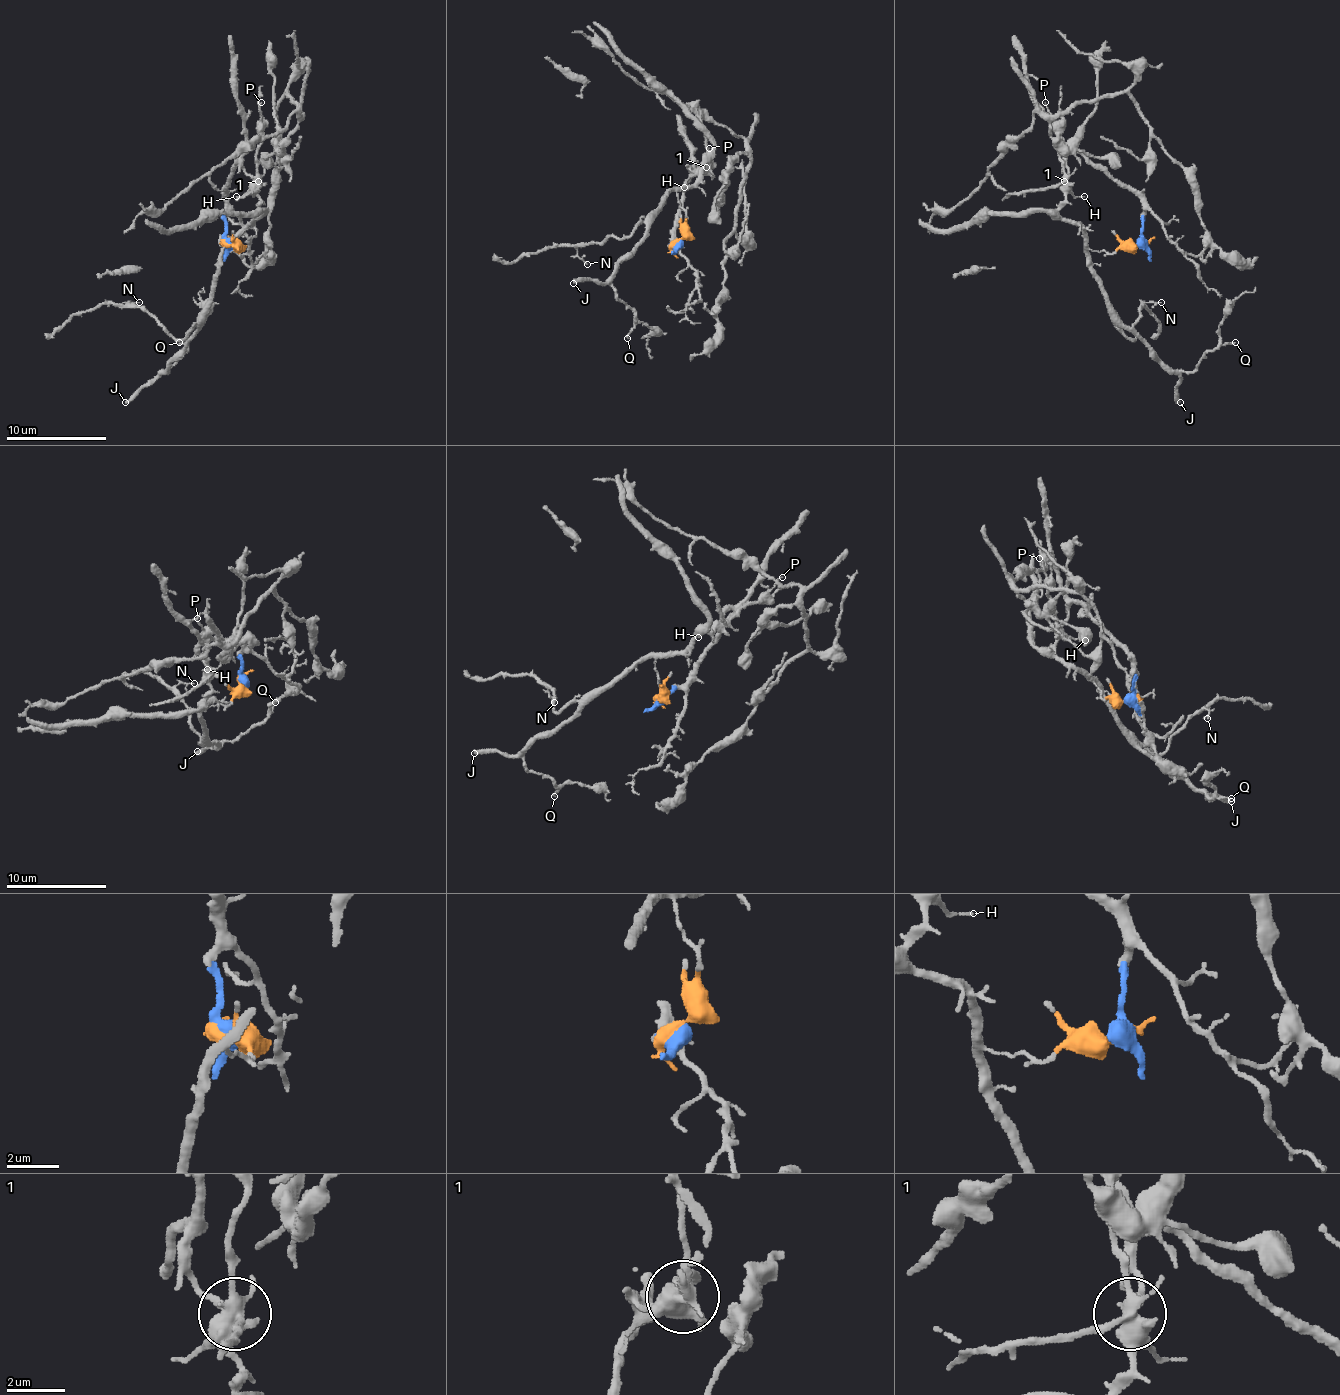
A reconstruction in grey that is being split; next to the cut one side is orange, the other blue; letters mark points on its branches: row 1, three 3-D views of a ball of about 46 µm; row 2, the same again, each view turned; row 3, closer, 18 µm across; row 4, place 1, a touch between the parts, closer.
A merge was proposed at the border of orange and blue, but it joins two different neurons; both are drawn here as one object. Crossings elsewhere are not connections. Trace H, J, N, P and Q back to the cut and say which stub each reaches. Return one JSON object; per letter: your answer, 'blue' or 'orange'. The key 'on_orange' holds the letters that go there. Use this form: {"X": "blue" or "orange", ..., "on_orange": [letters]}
{"H": "orange", "J": "orange", "N": "orange", "P": "orange", "Q": "orange", "on_orange": ["H", "J", "N", "P", "Q"]}

